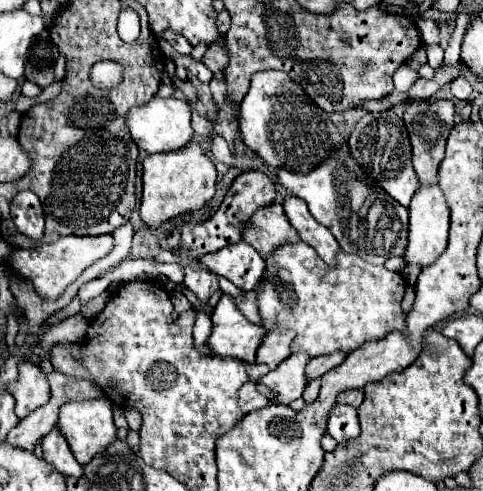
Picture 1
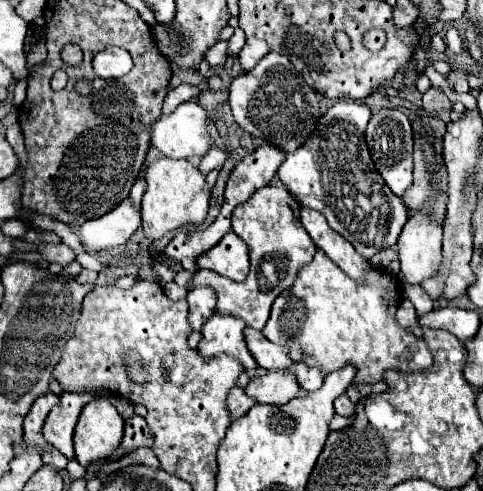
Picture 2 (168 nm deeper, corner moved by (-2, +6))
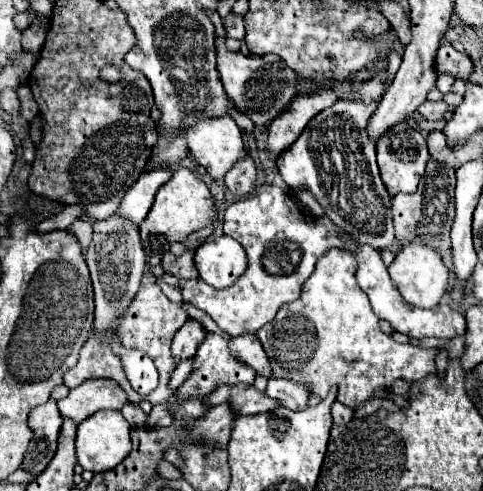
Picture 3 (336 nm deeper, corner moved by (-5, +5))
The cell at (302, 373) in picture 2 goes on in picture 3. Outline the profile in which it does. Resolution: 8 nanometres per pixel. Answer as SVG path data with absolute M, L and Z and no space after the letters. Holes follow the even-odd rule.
M270 378L268 380L268 388L266 388L266 396L278 400L284 408L290 410L304 410L306 402L308 402L308 388L290 380L276 380Z

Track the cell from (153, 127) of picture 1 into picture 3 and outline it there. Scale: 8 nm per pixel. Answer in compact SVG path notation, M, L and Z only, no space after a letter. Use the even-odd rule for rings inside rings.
M222 116L222 118L212 118L212 120L200 120L196 124L196 128L188 128L184 132L190 154L196 158L196 162L200 166L204 166L208 170L208 174L214 180L222 180L226 176L226 172L242 158L248 156L246 146L244 146L244 138L240 128L236 126L236 122L230 116Z

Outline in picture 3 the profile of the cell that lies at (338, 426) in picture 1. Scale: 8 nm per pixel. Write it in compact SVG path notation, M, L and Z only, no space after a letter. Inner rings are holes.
M334 402L332 404L332 418L334 418L334 424L348 424L352 420L354 412L352 408L340 404L340 402Z

